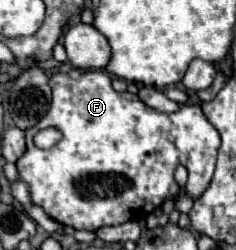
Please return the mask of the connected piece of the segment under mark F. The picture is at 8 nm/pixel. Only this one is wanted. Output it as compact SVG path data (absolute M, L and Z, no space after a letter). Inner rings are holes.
M84 71L78 79L70 79L66 73L54 73L50 77L50 87L50 111L26 131L26 153L16 161L16 169L18 179L30 187L32 203L42 207L44 213L60 225L98 231L100 227L122 225L146 217L166 199L178 199L180 187L174 181L174 167L178 163L188 169L188 183L184 187L188 197L198 199L210 187L220 135L206 119L200 105L182 105L176 113L154 111L144 105L138 95L128 91L116 93L110 75L104 71ZM44 127L56 127L62 133L62 139L50 149L38 149L32 143L32 137Z

